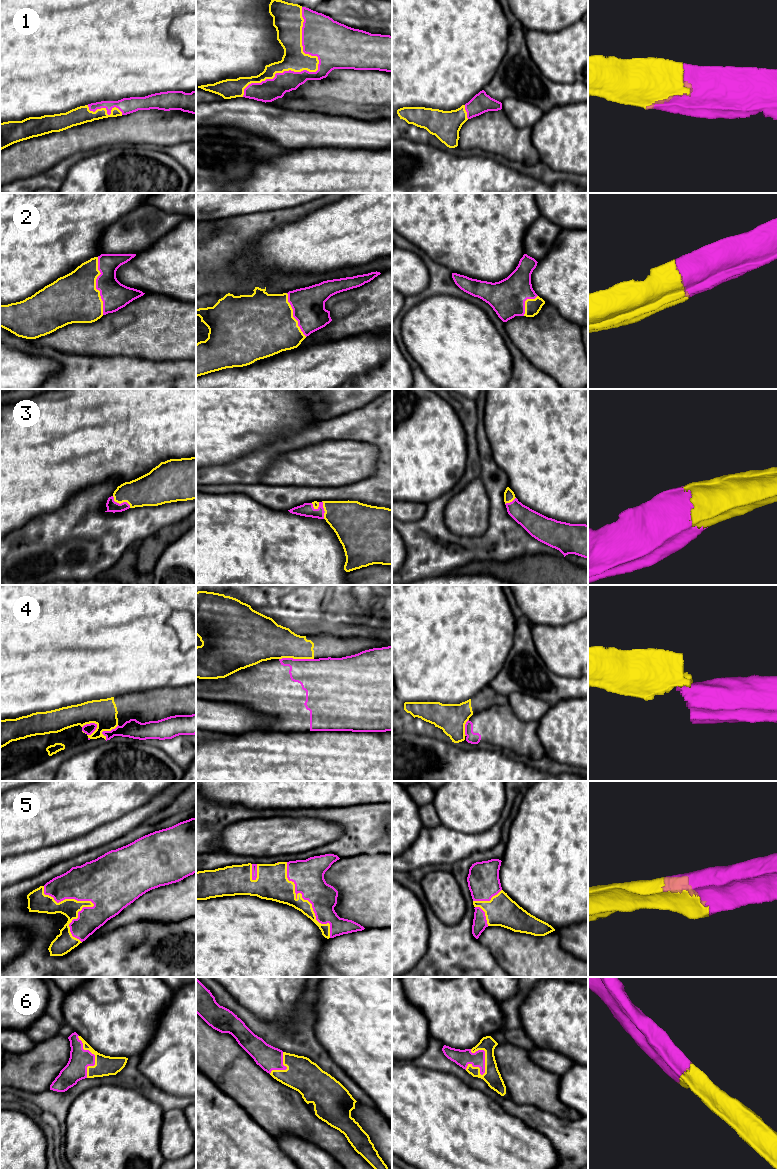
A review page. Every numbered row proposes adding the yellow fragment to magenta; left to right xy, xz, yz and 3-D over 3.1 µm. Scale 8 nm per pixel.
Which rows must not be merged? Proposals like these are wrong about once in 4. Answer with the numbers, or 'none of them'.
4

